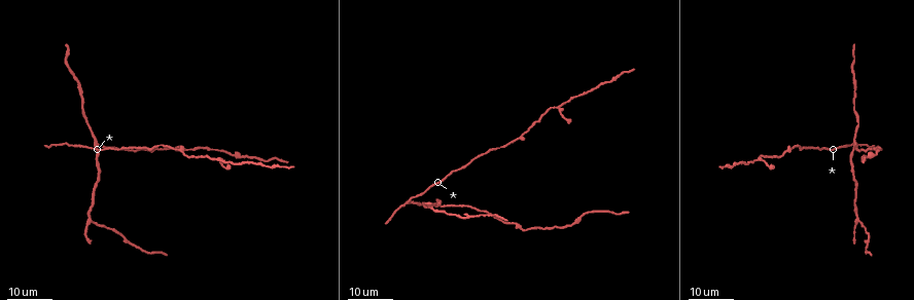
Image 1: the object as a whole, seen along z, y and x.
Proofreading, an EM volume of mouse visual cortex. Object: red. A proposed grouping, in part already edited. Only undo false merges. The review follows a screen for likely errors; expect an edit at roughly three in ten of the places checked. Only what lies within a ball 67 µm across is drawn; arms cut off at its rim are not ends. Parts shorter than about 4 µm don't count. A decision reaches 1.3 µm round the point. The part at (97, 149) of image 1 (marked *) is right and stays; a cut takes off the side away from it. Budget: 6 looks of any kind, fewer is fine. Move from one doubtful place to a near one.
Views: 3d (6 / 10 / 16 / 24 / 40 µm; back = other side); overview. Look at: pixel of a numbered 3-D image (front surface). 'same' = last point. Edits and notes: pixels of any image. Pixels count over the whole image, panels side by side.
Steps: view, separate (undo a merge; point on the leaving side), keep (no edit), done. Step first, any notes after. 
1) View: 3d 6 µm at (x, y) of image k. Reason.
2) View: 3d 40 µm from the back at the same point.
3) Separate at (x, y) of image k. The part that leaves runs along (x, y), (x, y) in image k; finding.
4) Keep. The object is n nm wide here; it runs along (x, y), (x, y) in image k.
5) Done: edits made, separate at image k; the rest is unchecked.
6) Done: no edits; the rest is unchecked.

View: 3d 24 µm at (583, 215) of image 1. Sudden change in width.

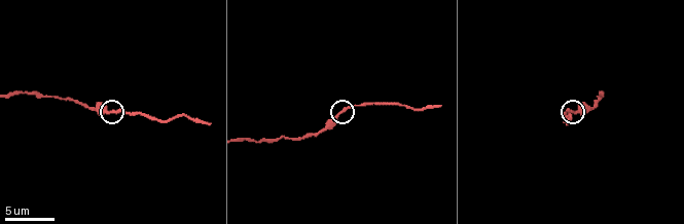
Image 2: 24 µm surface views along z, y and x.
View: 3d 6 µm at (342, 112) of image 2.

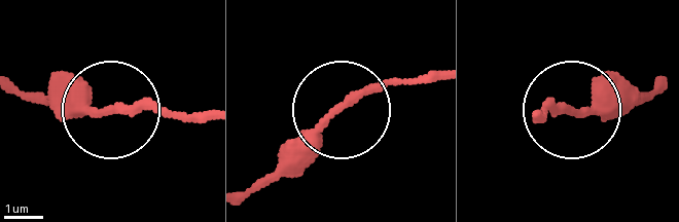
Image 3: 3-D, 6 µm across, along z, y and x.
Keep. All the same neuron.

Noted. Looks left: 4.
View: 3d 16 µm at (558, 109) of image 1. Four arms meet.

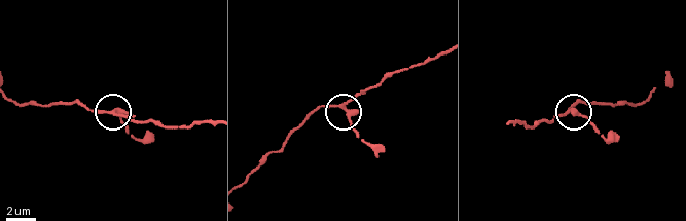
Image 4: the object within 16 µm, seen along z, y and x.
View: 3d 10 µm at (344, 106) of image 4.

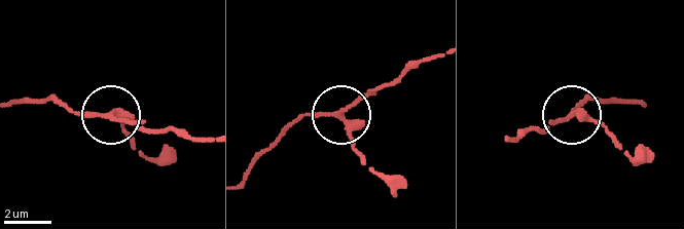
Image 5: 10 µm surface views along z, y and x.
View: 3d 10 µm from the back at (574, 115) of image 5. From behind.

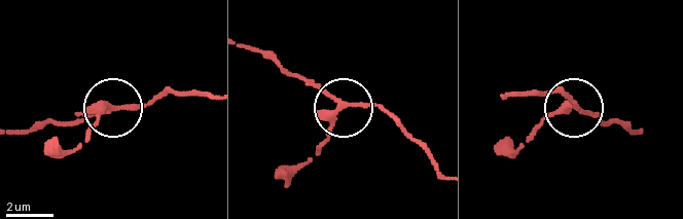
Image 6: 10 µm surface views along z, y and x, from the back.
Keep. The object is 250 nm wide here; it runs along (211, 97), (168, 93), (138, 108), (110, 108), (79, 148) in image 6; one neuron here.

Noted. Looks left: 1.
Done: no edits; the rest is unchecked.

